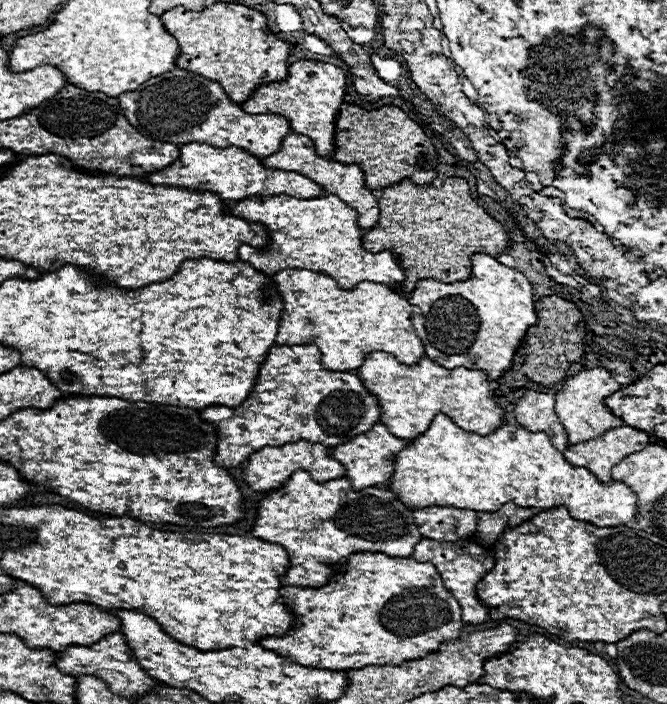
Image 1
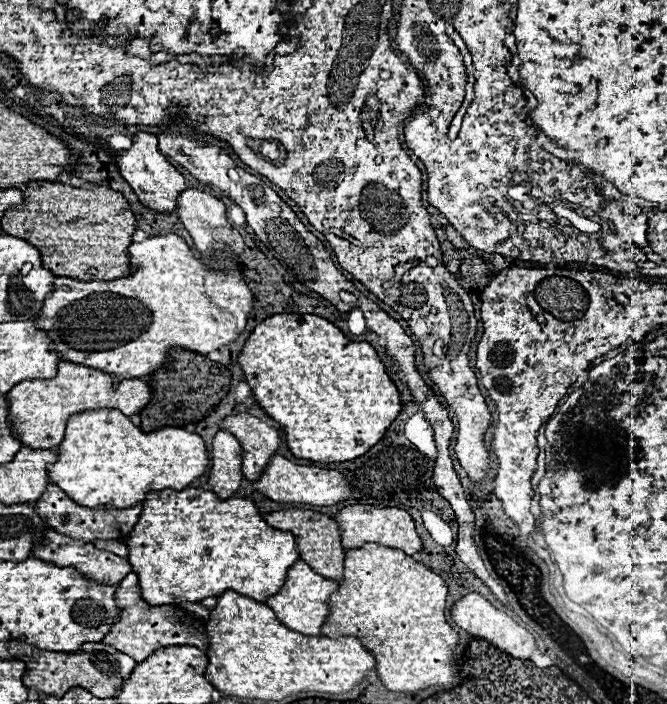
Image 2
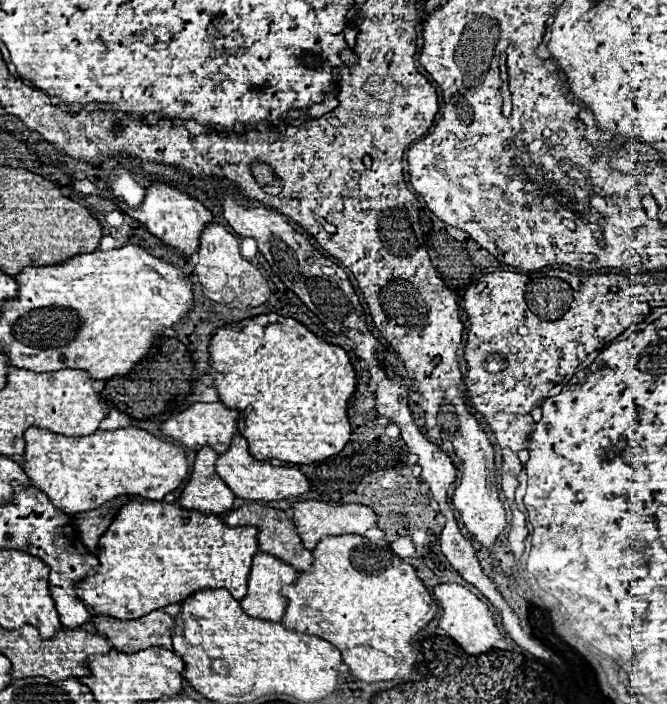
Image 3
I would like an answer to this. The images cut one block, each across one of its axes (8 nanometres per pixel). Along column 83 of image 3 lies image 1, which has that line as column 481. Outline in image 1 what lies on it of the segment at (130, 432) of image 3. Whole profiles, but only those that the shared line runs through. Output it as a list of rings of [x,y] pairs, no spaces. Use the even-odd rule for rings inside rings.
[[[438,414],[430,428],[412,440],[408,448],[404,448],[396,456],[394,476],[390,480],[390,490],[394,490],[406,506],[426,508],[426,506],[454,506],[474,512],[496,512],[502,504],[514,502],[516,506],[524,508],[556,508],[566,506],[570,516],[576,520],[592,522],[600,528],[604,526],[624,526],[638,518],[638,504],[636,494],[624,486],[622,482],[600,482],[590,470],[582,466],[572,466],[562,452],[558,452],[548,434],[544,432],[530,432],[522,426],[502,426],[488,436],[478,436],[458,428],[448,416]]]

